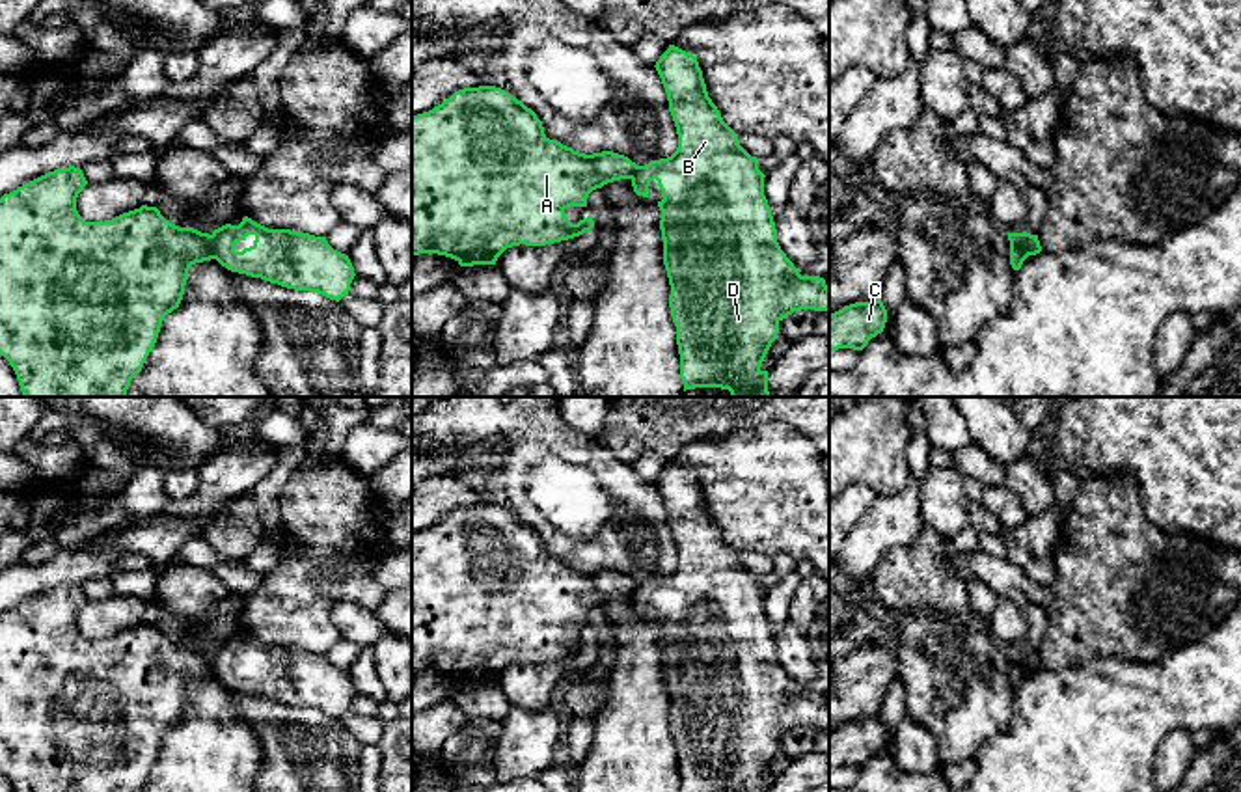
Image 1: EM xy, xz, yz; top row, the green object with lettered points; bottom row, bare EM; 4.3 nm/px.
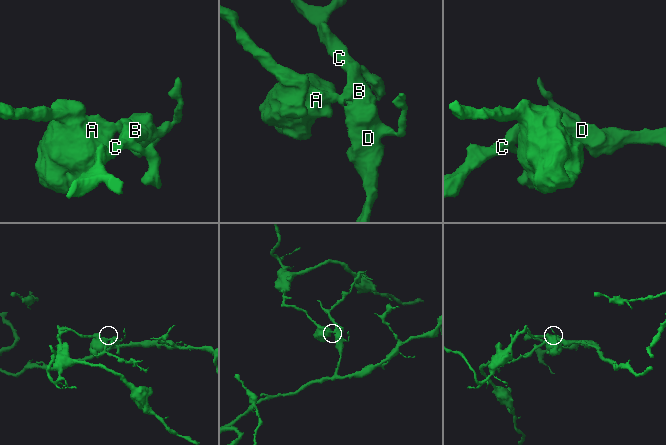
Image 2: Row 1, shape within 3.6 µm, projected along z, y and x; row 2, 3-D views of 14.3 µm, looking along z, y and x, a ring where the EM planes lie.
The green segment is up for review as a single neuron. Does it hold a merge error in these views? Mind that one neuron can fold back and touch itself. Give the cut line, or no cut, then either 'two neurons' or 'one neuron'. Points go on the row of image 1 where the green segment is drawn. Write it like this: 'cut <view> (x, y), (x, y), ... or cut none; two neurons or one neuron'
cut xy (209, 235), (215, 258); two neurons

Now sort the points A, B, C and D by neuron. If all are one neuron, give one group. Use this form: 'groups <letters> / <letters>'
groups A / B C D

